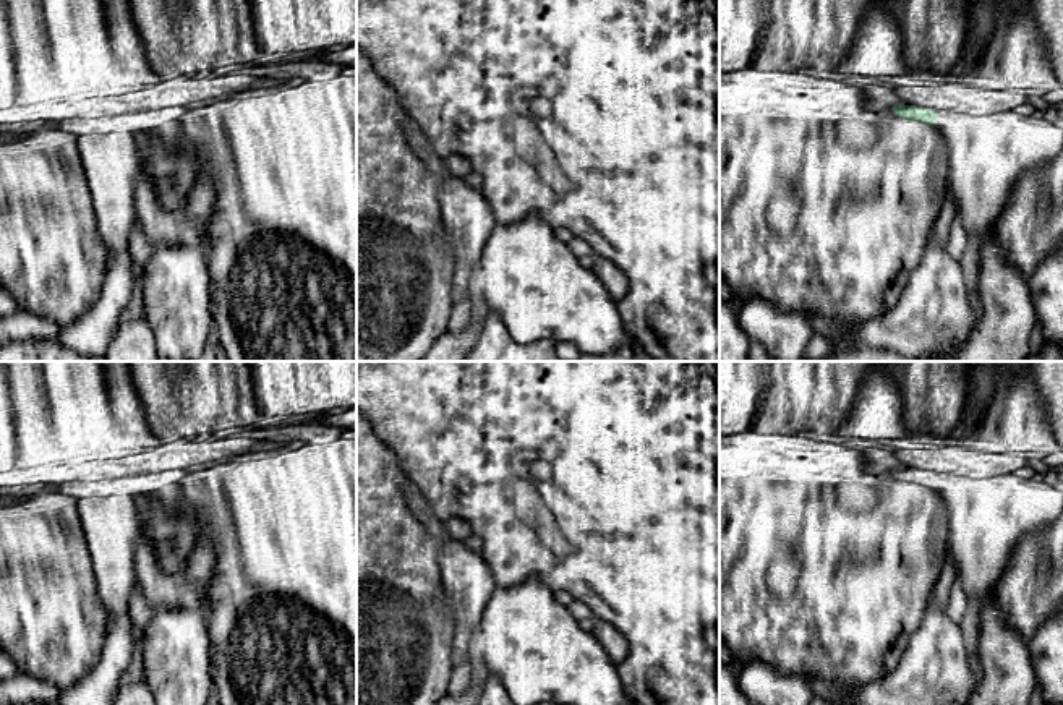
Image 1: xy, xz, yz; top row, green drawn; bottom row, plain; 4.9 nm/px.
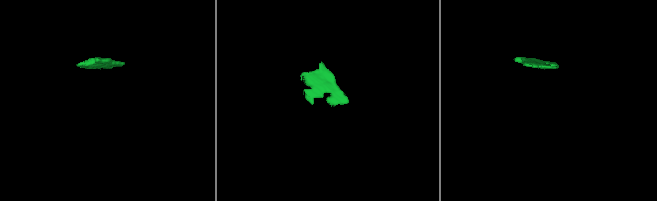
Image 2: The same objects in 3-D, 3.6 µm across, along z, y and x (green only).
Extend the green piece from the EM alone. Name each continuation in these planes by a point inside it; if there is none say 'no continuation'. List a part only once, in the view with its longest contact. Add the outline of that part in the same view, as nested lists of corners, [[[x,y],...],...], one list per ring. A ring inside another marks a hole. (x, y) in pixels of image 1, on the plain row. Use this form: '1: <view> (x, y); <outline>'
1: yz (987, 517); [[[938,475],[933,491],[945,504],[950,530],[946,549],[969,601],[985,600],[1018,545],[1047,530],[1063,507],[1063,493],[1039,475]]]

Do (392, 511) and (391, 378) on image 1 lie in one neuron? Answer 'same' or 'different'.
different

